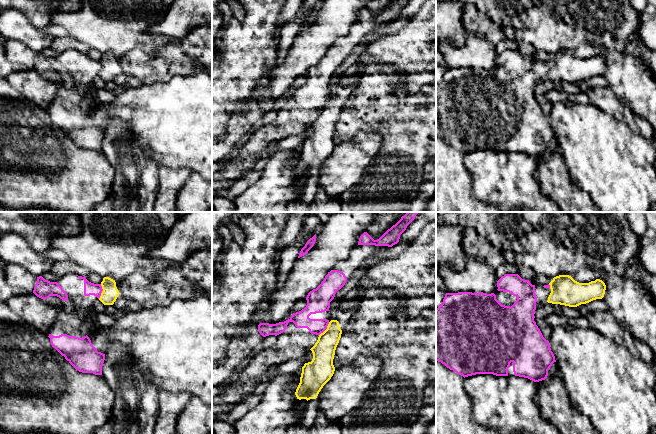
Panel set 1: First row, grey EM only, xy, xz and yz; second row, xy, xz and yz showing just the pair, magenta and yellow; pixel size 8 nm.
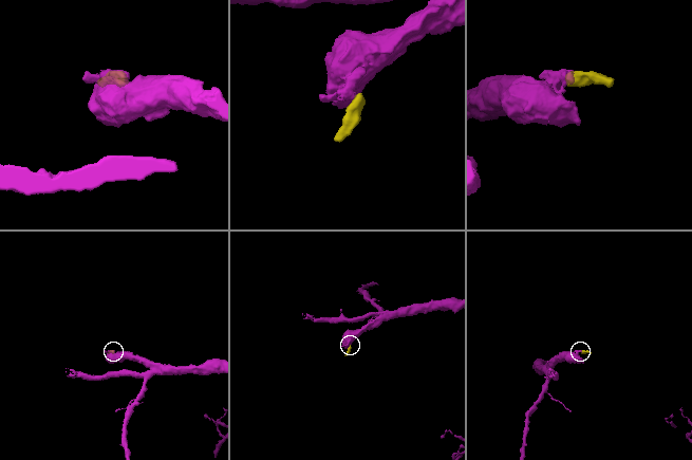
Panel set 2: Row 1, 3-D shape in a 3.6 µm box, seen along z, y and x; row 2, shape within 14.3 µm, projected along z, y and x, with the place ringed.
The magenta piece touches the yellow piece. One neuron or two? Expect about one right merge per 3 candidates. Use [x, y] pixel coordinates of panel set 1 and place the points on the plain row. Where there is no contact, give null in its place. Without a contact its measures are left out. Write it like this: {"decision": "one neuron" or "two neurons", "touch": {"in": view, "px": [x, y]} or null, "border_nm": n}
{"decision": "two neurons", "touch": {"in": "xy", "px": [102, 66]}, "border_nm": 120}

